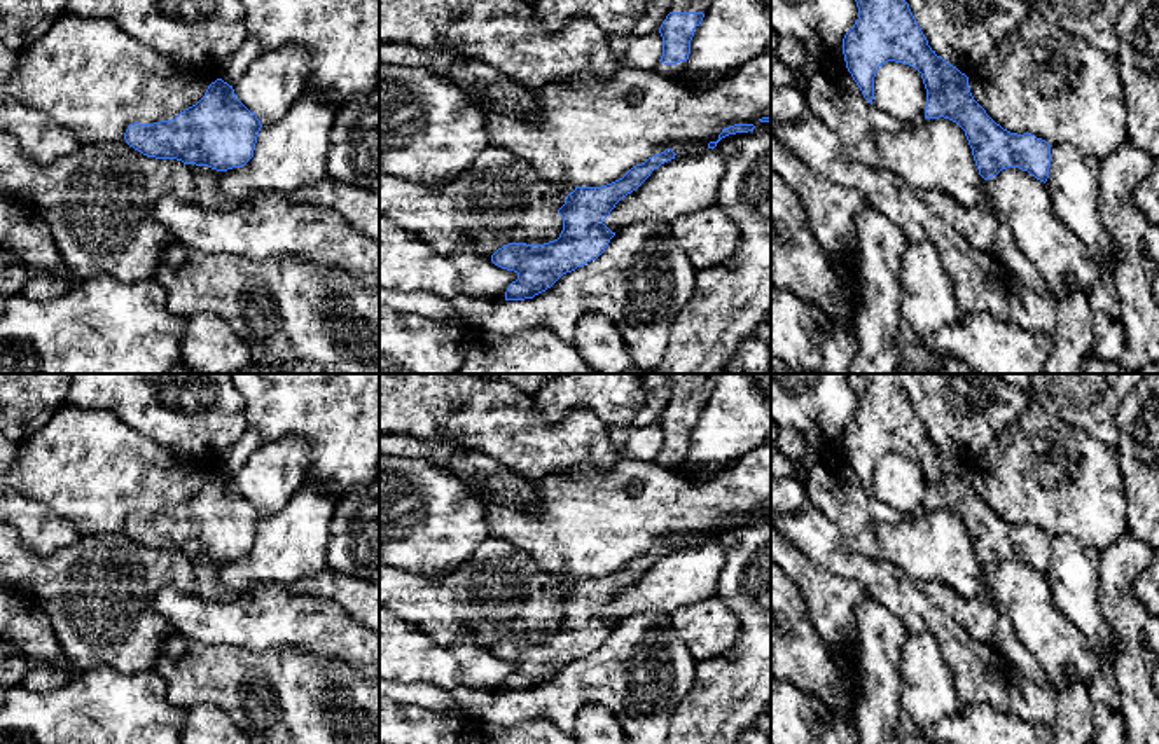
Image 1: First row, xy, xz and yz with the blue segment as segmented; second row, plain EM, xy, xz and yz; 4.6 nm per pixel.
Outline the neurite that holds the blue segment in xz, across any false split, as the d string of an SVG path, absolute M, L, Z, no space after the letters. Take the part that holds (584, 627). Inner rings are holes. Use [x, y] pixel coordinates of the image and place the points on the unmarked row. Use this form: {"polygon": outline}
{"polygon": "M666 540L633 557L626 566L601 578L575 578L558 601L563 622L544 636L509 634L491 646L491 653L514 662L517 671L505 683L505 692L524 692L551 679L563 665L596 651L615 627L603 611L615 596L636 582L654 561L675 550Z"}

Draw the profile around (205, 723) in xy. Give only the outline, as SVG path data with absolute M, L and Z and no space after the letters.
M212 704L187 709L180 744L250 744L227 713Z

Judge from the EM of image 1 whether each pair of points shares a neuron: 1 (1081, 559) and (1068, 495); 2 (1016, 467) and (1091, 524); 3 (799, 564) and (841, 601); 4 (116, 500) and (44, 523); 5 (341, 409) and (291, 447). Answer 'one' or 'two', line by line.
1: two
2: one
3: one
4: two
5: two

